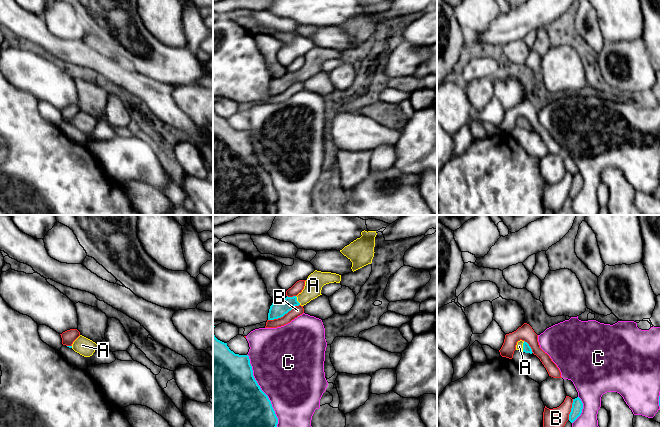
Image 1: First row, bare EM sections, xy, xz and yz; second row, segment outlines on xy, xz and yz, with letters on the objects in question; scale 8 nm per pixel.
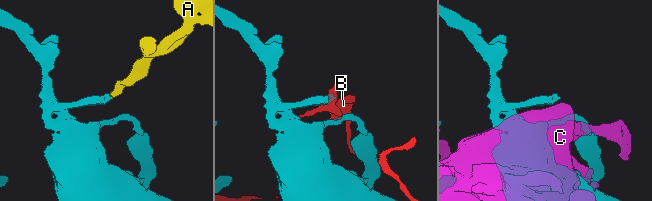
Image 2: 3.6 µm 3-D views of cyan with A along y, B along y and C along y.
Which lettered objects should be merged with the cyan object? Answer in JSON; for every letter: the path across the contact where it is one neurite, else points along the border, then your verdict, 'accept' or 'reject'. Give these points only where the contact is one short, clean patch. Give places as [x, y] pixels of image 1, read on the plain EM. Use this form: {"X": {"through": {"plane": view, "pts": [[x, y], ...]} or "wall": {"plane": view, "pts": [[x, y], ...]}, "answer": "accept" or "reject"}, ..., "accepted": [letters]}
{"A": {"through": {"plane": "yz", "pts": [[526, 124], [523, 122], [519, 122]]}, "answer": "accept"}, "B": {"answer": "reject"}, "C": {"answer": "reject"}, "accepted": ["A"]}

